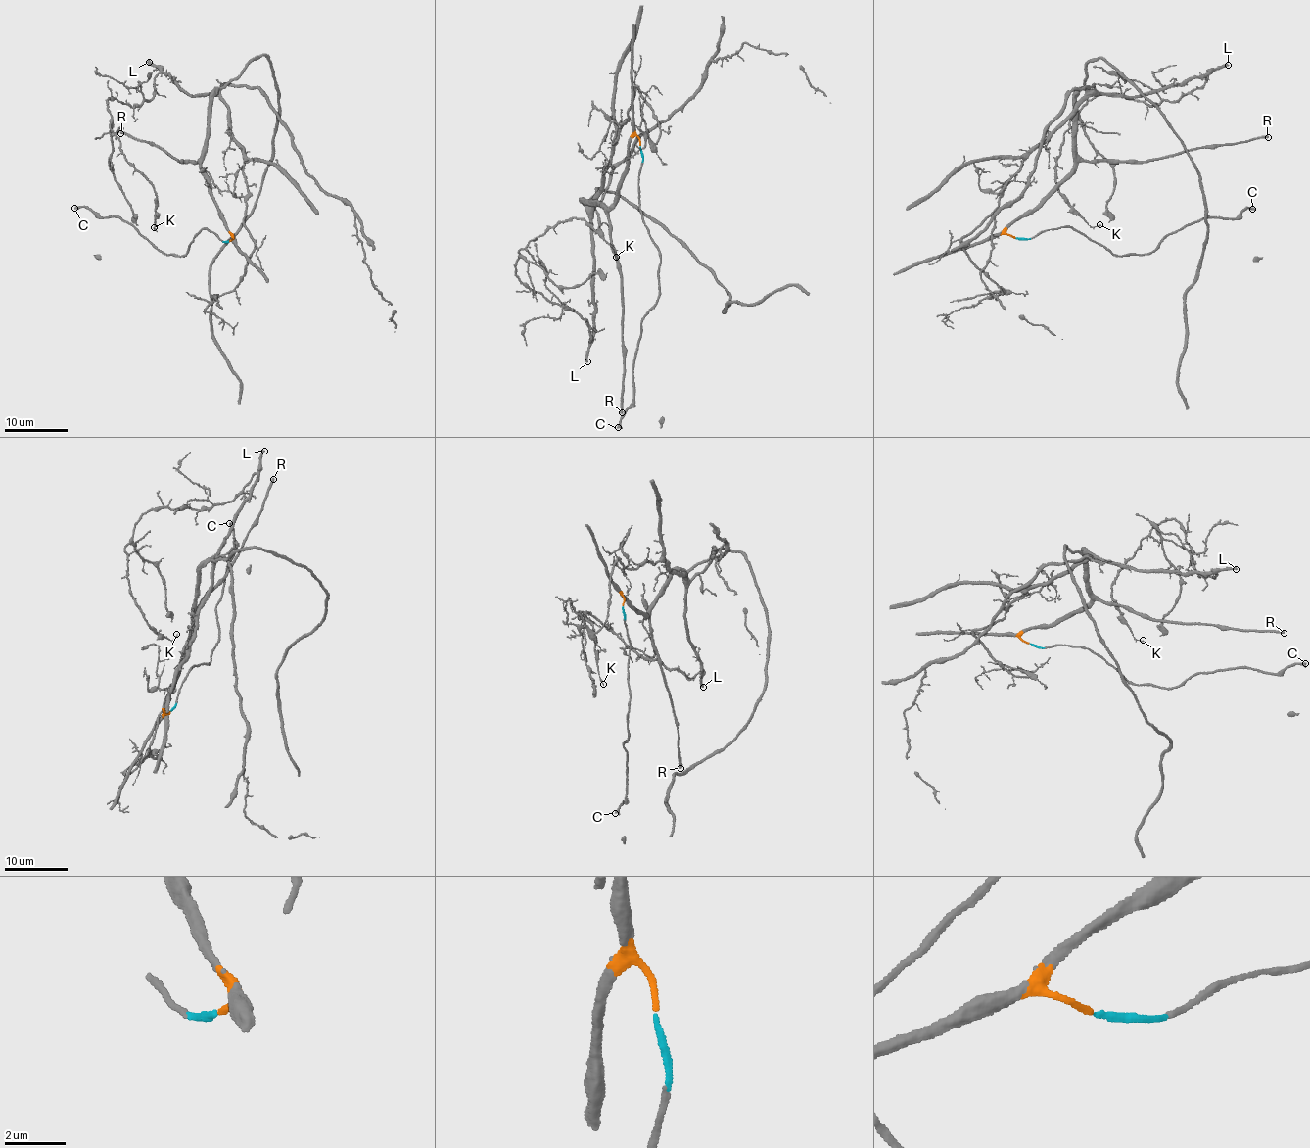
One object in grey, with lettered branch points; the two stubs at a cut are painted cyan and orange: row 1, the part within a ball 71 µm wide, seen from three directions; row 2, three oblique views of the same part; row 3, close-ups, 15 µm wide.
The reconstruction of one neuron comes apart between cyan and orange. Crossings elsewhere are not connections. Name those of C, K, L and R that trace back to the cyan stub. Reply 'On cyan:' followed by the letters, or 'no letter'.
On cyan: C

